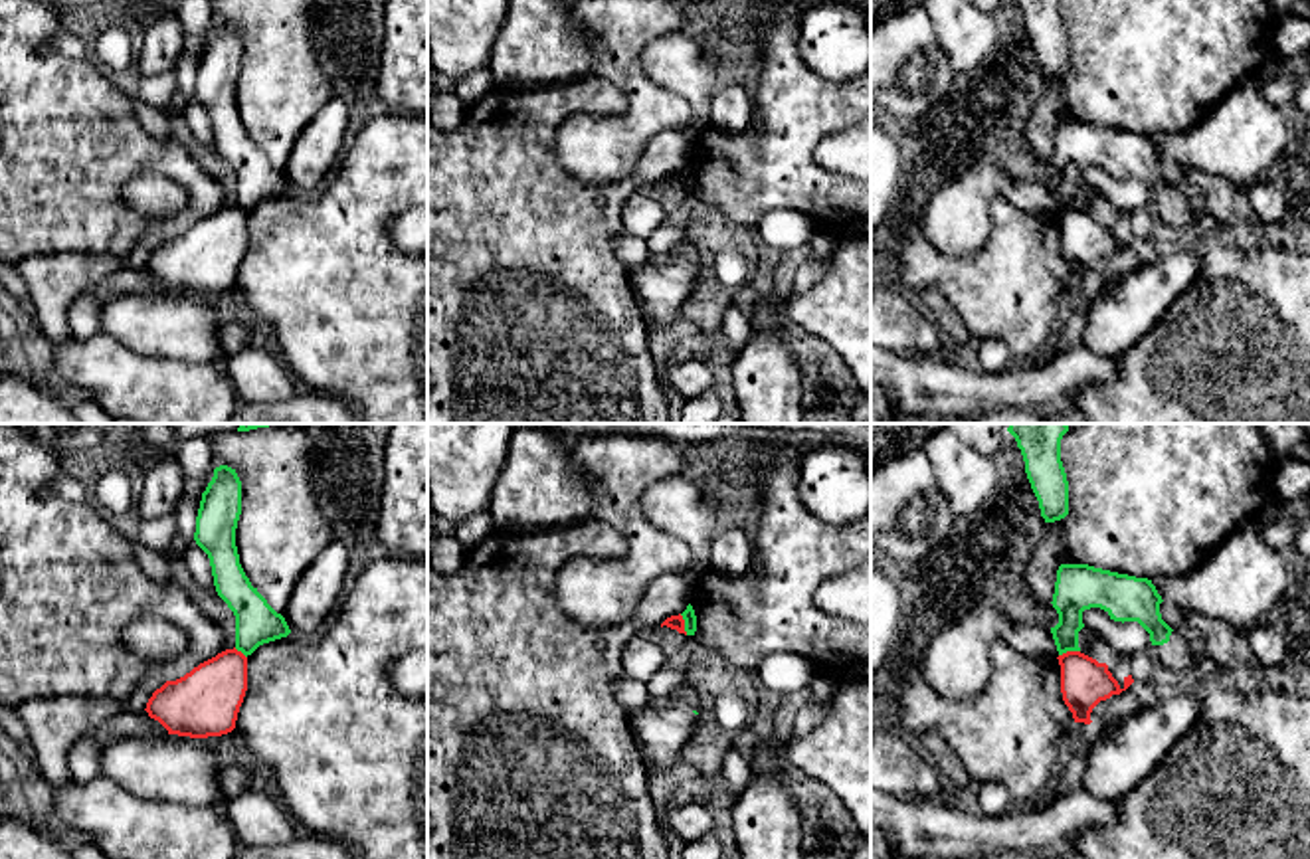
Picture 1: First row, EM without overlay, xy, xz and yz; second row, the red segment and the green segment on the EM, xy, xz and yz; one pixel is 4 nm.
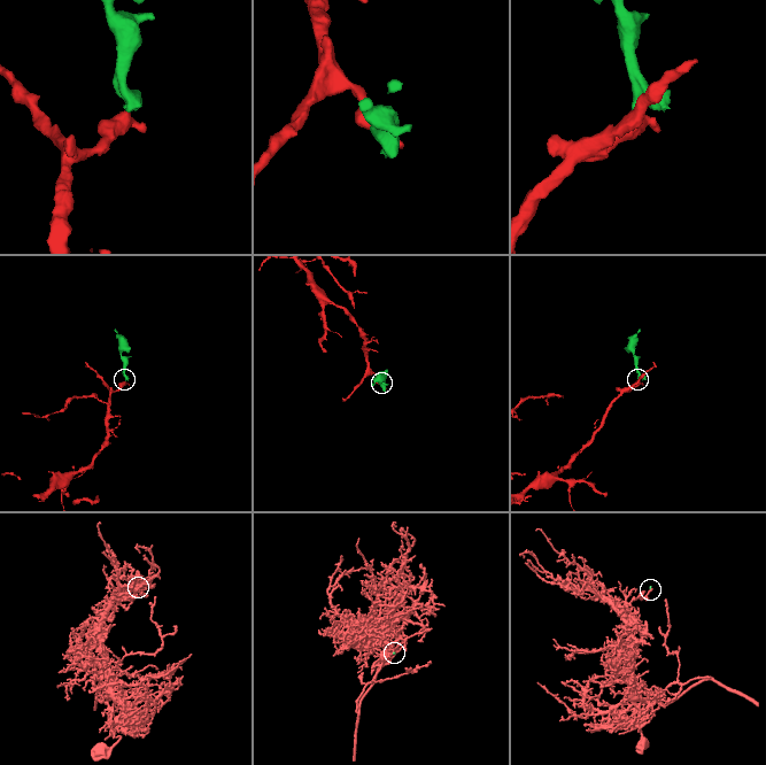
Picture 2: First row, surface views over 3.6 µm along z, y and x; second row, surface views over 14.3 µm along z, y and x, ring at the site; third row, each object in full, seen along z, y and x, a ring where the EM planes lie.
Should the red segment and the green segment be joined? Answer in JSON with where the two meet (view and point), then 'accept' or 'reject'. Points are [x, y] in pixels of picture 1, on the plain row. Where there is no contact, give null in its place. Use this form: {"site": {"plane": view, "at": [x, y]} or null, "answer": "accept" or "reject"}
{"site": {"plane": "xz", "at": [683, 181]}, "answer": "reject"}

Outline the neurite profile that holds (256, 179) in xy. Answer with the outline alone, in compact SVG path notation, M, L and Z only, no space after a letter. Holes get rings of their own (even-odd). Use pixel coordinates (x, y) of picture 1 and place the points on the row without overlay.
M220 22L202 49L196 73L196 101L208 111L218 152L235 172L235 206L245 214L259 202L291 190L285 174L251 143L235 103L241 71L241 38L235 26Z

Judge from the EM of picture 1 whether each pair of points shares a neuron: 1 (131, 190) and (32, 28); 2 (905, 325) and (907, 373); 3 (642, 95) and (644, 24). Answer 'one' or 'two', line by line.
1: two
2: two
3: one

